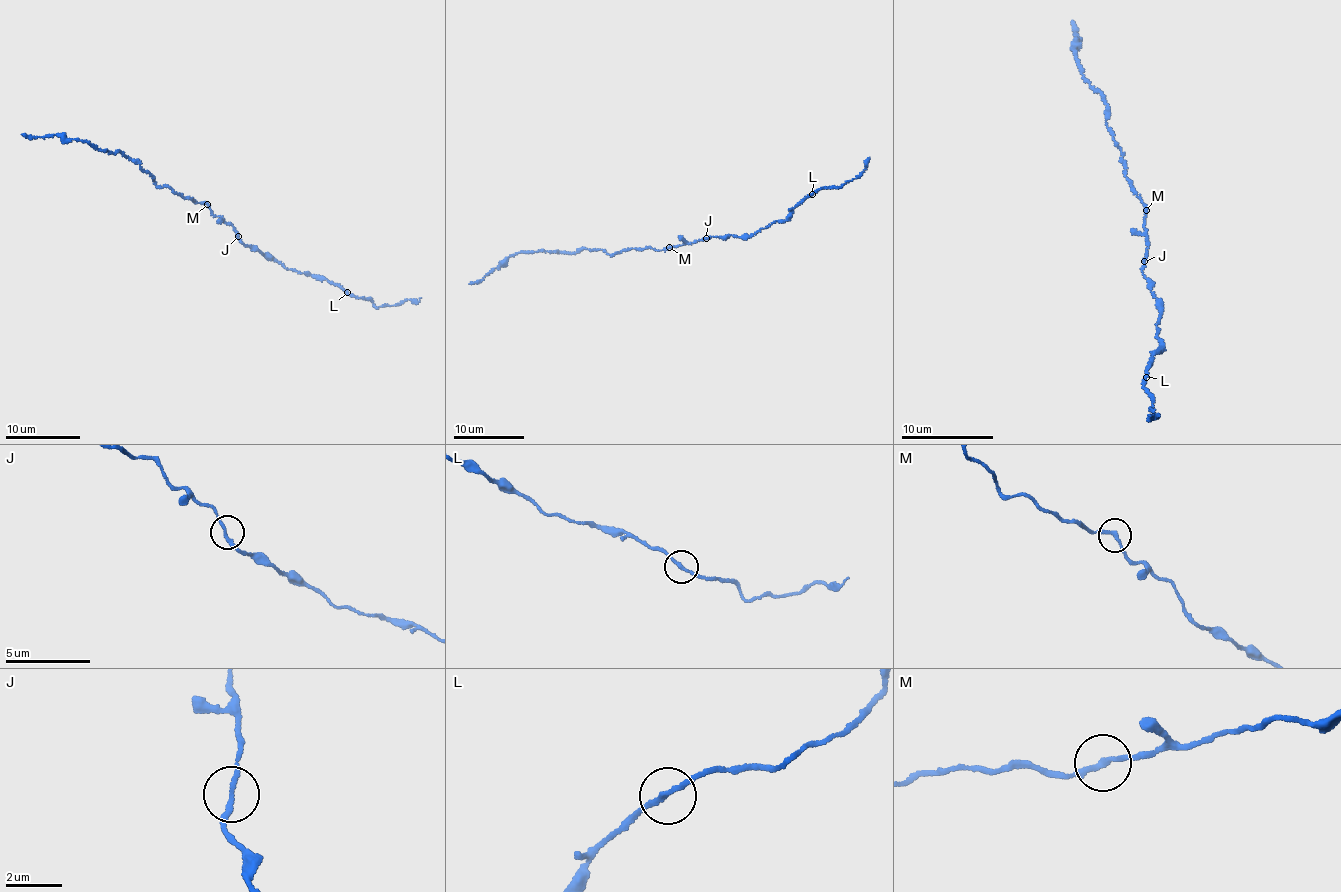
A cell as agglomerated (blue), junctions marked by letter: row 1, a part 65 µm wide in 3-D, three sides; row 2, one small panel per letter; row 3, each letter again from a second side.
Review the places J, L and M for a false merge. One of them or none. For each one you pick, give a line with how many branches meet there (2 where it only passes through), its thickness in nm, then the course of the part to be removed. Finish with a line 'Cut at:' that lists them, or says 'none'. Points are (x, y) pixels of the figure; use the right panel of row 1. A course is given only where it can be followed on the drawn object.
Cut at: none

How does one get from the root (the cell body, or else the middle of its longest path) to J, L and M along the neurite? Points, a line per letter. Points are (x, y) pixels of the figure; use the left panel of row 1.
J: (216, 216), (233, 226), (238, 236)
L: (216, 216), (233, 226), (245, 245), (268, 253), (288, 269), (325, 277), (348, 292)
M: (216, 216), (207, 203)

